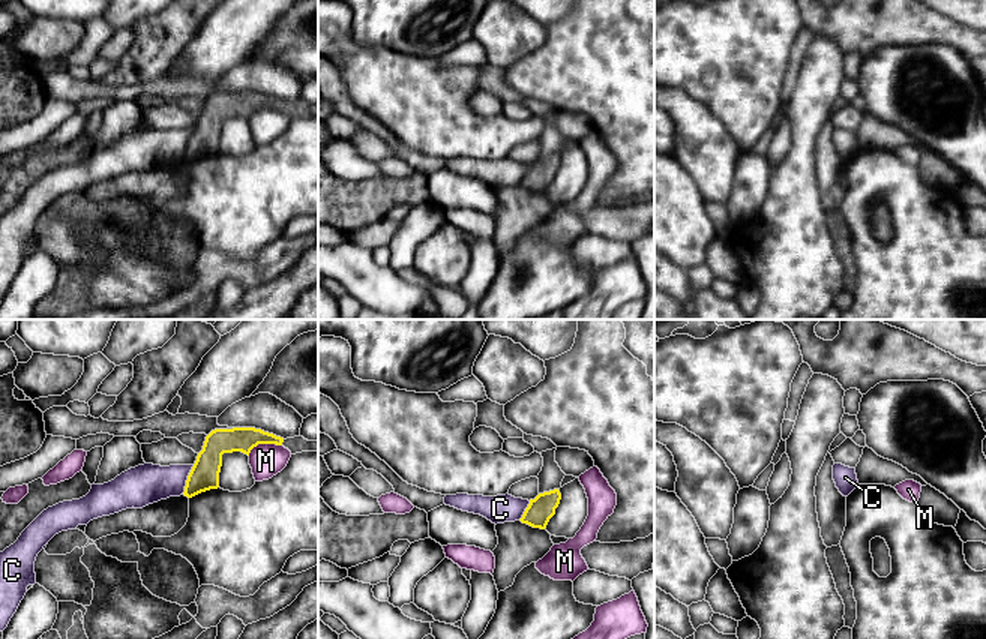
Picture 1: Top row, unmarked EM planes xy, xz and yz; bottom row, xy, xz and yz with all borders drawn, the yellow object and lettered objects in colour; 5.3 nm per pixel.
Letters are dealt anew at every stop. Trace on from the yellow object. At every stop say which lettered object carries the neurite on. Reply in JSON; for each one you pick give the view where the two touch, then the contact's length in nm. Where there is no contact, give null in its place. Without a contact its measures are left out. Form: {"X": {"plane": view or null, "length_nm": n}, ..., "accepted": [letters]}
{"accepted": []}

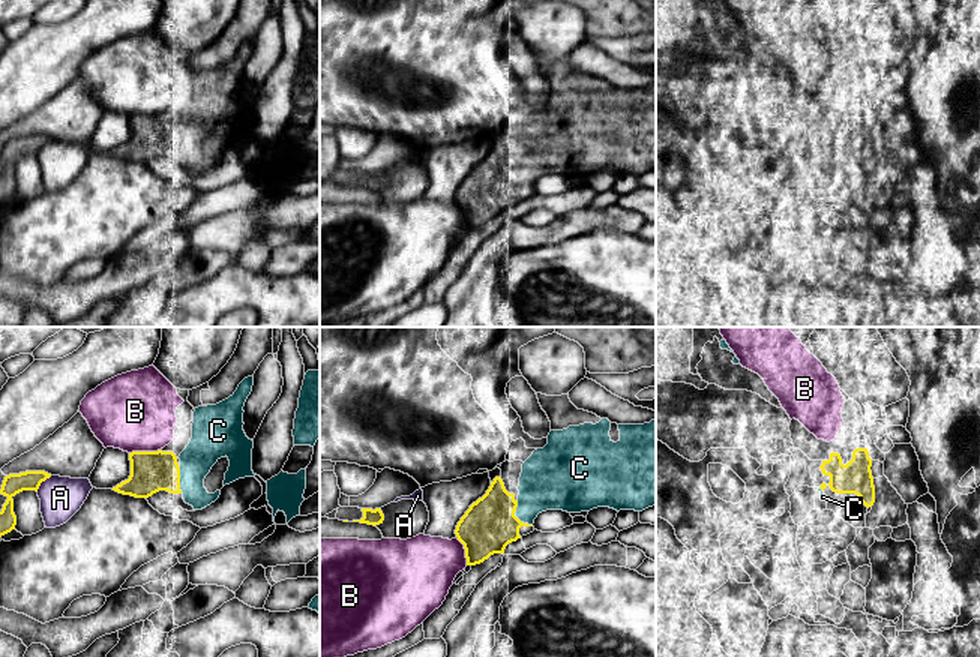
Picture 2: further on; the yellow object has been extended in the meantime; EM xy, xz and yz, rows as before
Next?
{"C": {"plane": "xz", "length_nm": 160}, "accepted": ["C"]}

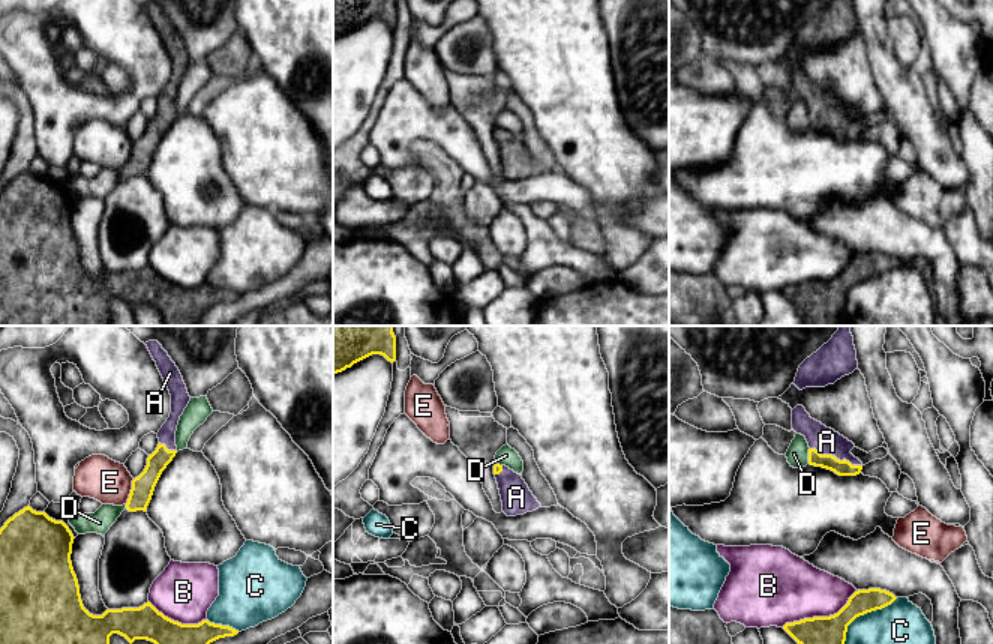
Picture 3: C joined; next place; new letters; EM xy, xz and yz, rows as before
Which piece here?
{"A": {"plane": "yz", "length_nm": 300}, "accepted": ["A"]}

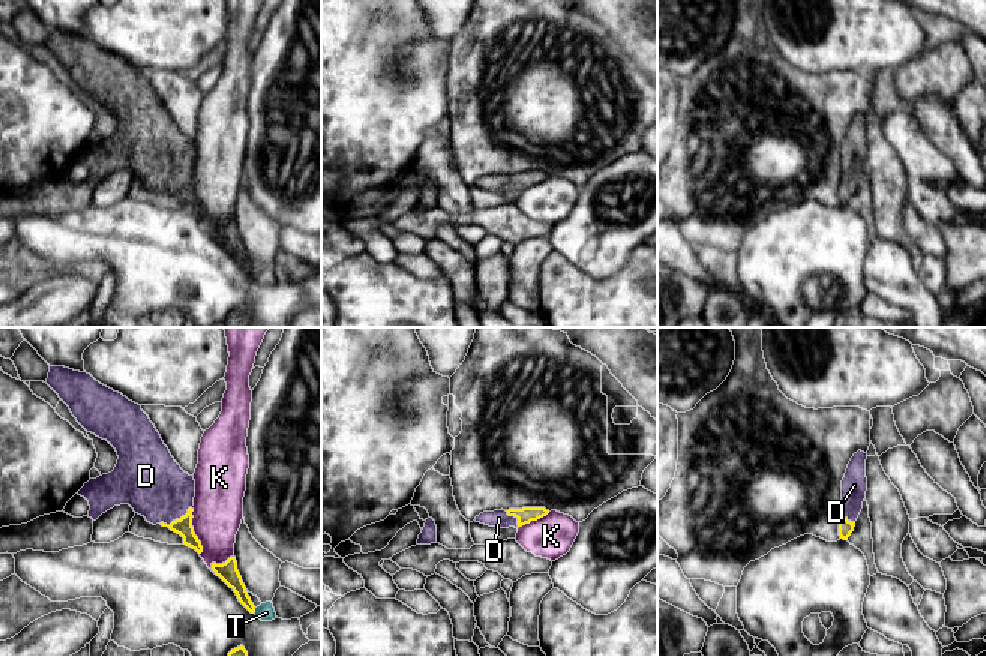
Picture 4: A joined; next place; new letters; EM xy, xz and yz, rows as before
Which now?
{"D": {"plane": "xy", "length_nm": 200}, "accepted": ["D"]}

